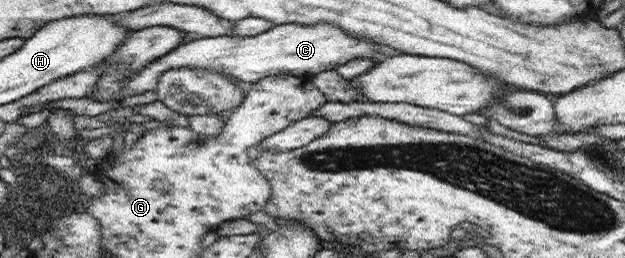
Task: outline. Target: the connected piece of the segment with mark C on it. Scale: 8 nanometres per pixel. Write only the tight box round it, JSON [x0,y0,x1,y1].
[116,22,381,101]

